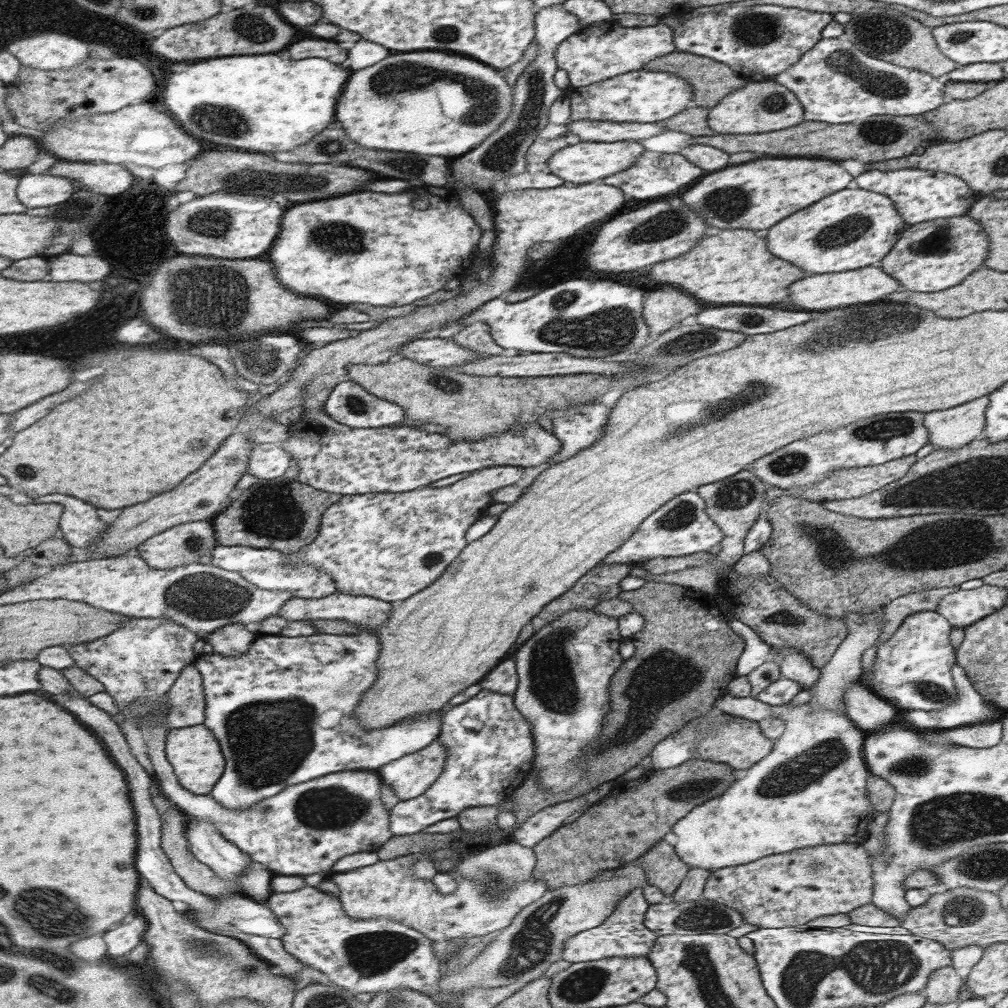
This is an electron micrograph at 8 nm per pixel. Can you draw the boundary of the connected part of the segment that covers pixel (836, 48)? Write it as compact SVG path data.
M836 37L820 40L815 48L804 53L797 64L784 70L773 80L796 94L799 101L803 102L804 110L808 110L808 120L846 124L879 114L914 116L930 113L930 110L938 109L948 101L946 88L952 80L954 83L967 83L990 82L1002 78L1002 66L992 62L961 65L945 77L936 78L921 70L872 58L847 38Z

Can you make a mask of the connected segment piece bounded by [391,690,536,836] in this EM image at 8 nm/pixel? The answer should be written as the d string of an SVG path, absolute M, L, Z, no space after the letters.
M482 690L479 694L476 694L472 699L459 704L458 706L448 707L444 715L442 715L442 727L437 740L440 740L446 746L447 754L450 755L446 759L446 767L443 770L443 774L436 780L431 788L426 793L421 794L419 797L400 801L398 805L394 805L391 808L391 830L395 835L412 835L416 832L423 831L430 825L434 825L435 822L440 822L448 818L459 816L464 809L470 809L474 806L501 806L504 801L512 797L515 794L516 789L523 784L523 781L530 776L531 769L534 766L535 759L535 733L534 727L531 725L531 721L518 709L518 705L514 701L514 696L510 694L497 694L490 690Z

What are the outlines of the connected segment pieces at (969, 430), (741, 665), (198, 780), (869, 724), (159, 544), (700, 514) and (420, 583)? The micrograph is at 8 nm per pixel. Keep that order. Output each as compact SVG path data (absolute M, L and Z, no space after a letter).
M980 397L963 405L927 412L924 426L930 432L928 444L938 450L956 450L975 440L985 428L988 397Z
M733 618L731 622L732 630L736 630L736 634L742 636L745 642L745 650L737 663L736 675L747 677L752 670L756 670L756 668L772 659L771 647L765 644L751 627L742 623L739 619Z
M206 723L194 727L171 729L167 756L182 786L194 794L213 794L224 773L227 772L227 756L224 755L223 746L219 738L216 738L216 732Z
M855 683L845 695L846 714L865 734L894 723L897 708L874 692Z
M196 521L178 525L144 542L138 550L150 566L157 569L170 569L178 566L201 562L205 556L213 555L218 545L217 529L213 521Z
M696 490L672 498L663 508L656 510L640 524L633 536L606 558L610 563L643 564L648 559L658 557L679 557L694 553L706 553L709 548L724 540L724 533L705 512L704 499Z
M497 466L470 473L456 483L441 488L423 487L401 493L366 493L344 495L340 502L324 513L320 536L312 545L290 553L292 564L310 564L332 574L336 578L338 592L352 596L372 596L384 602L406 600L435 584L440 576L467 548L467 530L475 524L494 502L493 494L498 488L514 485L522 478L524 467Z

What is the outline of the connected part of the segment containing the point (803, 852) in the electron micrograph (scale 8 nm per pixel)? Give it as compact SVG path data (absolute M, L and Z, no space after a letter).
M825 844L762 857L747 865L712 871L706 880L702 898L718 902L740 912L746 923L760 928L806 927L807 922L829 914L849 914L874 902L874 863L861 844Z

